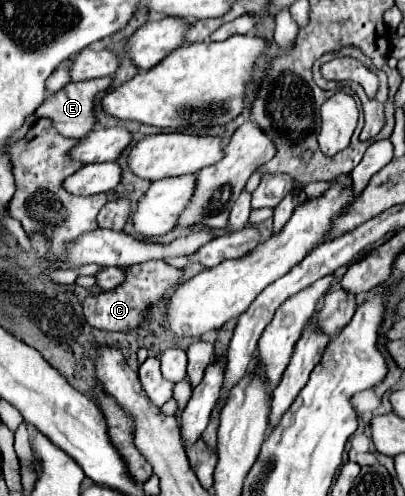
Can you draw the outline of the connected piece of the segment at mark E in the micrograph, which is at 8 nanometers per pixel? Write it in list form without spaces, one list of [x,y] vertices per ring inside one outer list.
[[[95,78],[95,80],[85,80],[85,82],[69,82],[65,88],[61,88],[57,94],[49,96],[39,108],[37,108],[37,116],[39,118],[51,118],[55,122],[55,128],[69,138],[83,138],[87,136],[87,132],[93,130],[93,126],[97,124],[95,118],[95,96],[99,92],[105,92],[111,86],[113,78]]]

